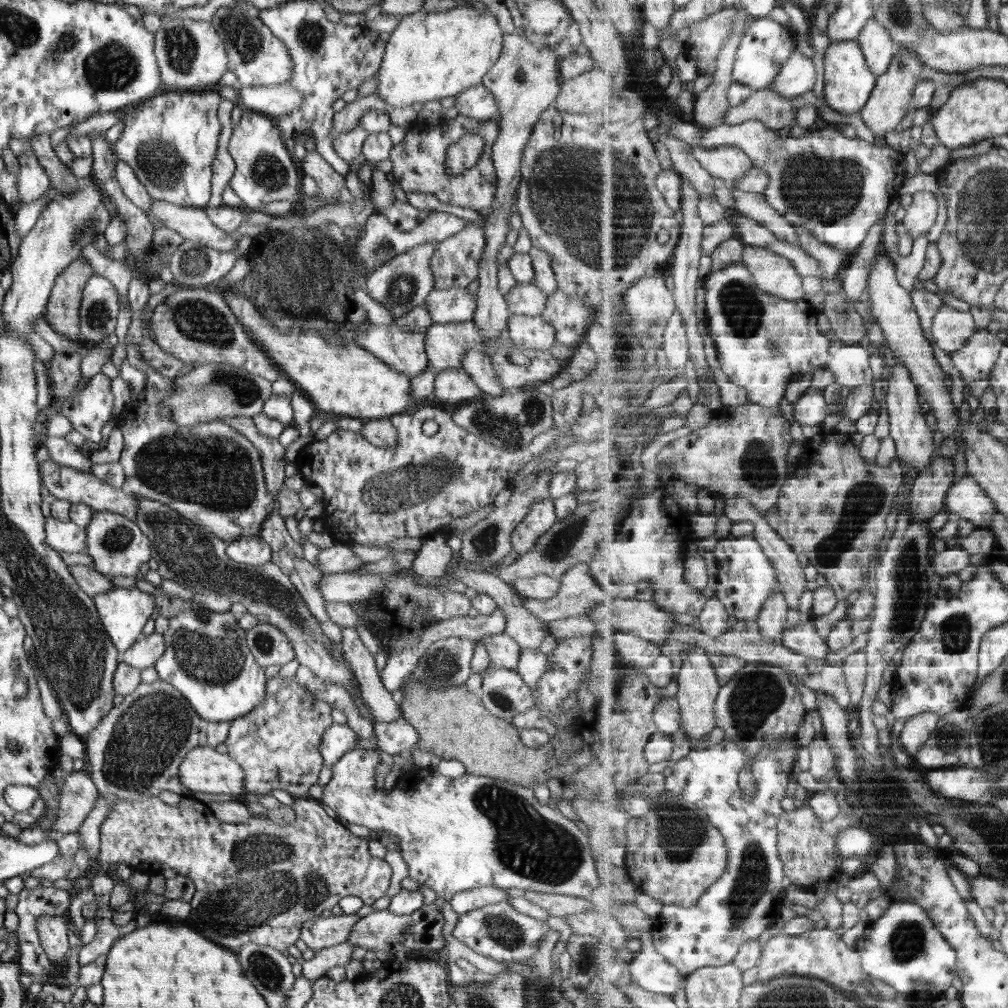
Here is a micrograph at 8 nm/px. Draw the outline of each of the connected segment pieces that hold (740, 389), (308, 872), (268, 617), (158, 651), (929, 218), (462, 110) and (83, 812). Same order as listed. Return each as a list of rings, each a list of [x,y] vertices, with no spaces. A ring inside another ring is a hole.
[[[709,332],[705,336],[706,354],[708,354],[708,360],[710,360],[712,368],[714,368],[714,378],[718,382],[718,386],[720,386],[720,392],[723,392],[724,402],[729,406],[729,409],[740,406],[740,404],[752,402],[748,388],[738,384],[738,382],[734,382],[723,369],[720,360],[717,358],[718,354]]]
[[[157,796],[144,797],[143,799],[133,800],[132,798],[120,798],[114,802],[108,816],[103,820],[100,825],[100,851],[98,862],[100,864],[111,864],[116,862],[126,863],[134,869],[142,868],[142,872],[161,872],[165,868],[172,868],[178,875],[189,876],[195,884],[195,893],[192,900],[189,902],[191,911],[184,924],[192,930],[199,932],[208,940],[218,942],[220,946],[226,946],[230,950],[237,952],[244,944],[230,944],[224,940],[236,938],[238,934],[248,934],[250,942],[258,942],[258,944],[266,945],[278,950],[285,950],[292,946],[301,935],[301,926],[307,921],[315,919],[316,917],[326,914],[333,908],[335,904],[339,904],[339,900],[345,896],[358,896],[363,900],[363,904],[372,905],[376,900],[380,900],[386,896],[386,890],[390,886],[390,878],[392,878],[392,869],[385,859],[374,857],[370,855],[368,843],[371,837],[358,837],[350,833],[346,828],[345,822],[338,818],[332,818],[326,814],[322,809],[320,801],[314,798],[297,797],[293,804],[293,809],[296,814],[294,823],[279,825],[274,823],[267,816],[251,816],[246,822],[238,824],[228,824],[218,820],[212,814],[211,806],[192,798],[191,796],[183,796],[180,802],[175,806],[164,803]]]
[[[135,495],[135,500],[138,510],[134,521],[138,523],[138,526],[147,534],[150,540],[149,548],[151,549],[152,564],[163,580],[172,580],[184,589],[191,590],[192,593],[218,593],[219,596],[228,598],[228,601],[239,601],[244,606],[248,606],[254,617],[257,617],[261,622],[276,626],[288,638],[299,664],[304,664],[304,666],[310,668],[318,678],[331,681],[334,684],[342,684],[348,693],[355,690],[353,685],[355,674],[351,666],[345,660],[345,657],[334,648],[334,644],[330,644],[326,640],[326,636],[320,628],[320,622],[310,614],[310,610],[306,608],[306,604],[304,604],[304,600],[296,586],[276,564],[273,564],[269,559],[264,559],[264,566],[255,567],[248,560],[228,556],[225,552],[228,542],[220,540],[219,537],[208,532],[207,528],[194,524],[192,520],[188,520],[188,517],[180,516],[177,510],[156,500],[137,495]]]
[[[162,634],[142,635],[128,651],[120,654],[120,660],[137,669],[154,667],[155,662],[166,651]]]
[[[928,190],[914,194],[913,202],[902,214],[902,220],[910,229],[912,237],[918,239],[928,235],[940,218],[940,200]]]
[[[482,84],[462,91],[454,100],[453,111],[478,121],[500,120],[500,110],[493,95]]]
[[[87,758],[81,770],[65,776],[63,787],[59,791],[60,812],[53,826],[47,830],[48,841],[58,842],[64,835],[78,834],[81,822],[99,798],[99,790],[92,780],[90,766]]]

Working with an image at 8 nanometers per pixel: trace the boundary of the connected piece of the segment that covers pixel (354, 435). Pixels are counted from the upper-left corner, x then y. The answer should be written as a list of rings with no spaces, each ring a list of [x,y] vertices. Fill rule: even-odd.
[[[429,403],[412,412],[392,415],[390,419],[398,431],[396,446],[380,448],[368,442],[362,433],[338,427],[324,440],[314,440],[303,446],[296,458],[300,474],[308,483],[320,486],[324,492],[321,513],[323,528],[338,543],[346,541],[362,546],[387,547],[400,538],[424,539],[440,533],[452,519],[492,504],[498,492],[508,487],[506,484],[511,484],[524,464],[536,458],[525,447],[510,453],[488,444],[457,425],[448,412]],[[426,420],[434,420],[438,424],[436,434],[424,434],[422,426]]]

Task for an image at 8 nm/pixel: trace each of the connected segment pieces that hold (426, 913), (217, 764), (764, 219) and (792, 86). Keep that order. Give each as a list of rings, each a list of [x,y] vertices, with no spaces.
[[[434,903],[422,905],[409,915],[400,915],[390,912],[388,909],[373,911],[367,916],[360,917],[357,923],[353,924],[348,933],[347,942],[365,948],[367,951],[390,950],[405,952],[409,949],[415,950],[442,950],[446,944],[442,936],[444,917],[442,911]]]
[[[195,746],[179,766],[180,782],[188,792],[242,794],[244,769],[228,754],[209,746]]]
[[[731,184],[728,187],[736,200],[736,208],[746,216],[764,224],[782,240],[802,243],[798,228],[769,201],[765,192],[746,192]]]
[[[800,51],[784,65],[780,76],[770,89],[780,93],[780,95],[794,99],[806,92],[815,91],[820,80],[820,74],[816,61]]]

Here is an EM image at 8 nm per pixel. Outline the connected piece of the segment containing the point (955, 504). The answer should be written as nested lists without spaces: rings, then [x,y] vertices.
[[[967,475],[952,485],[947,506],[977,527],[990,527],[993,516],[1000,511],[989,490],[974,475]]]

